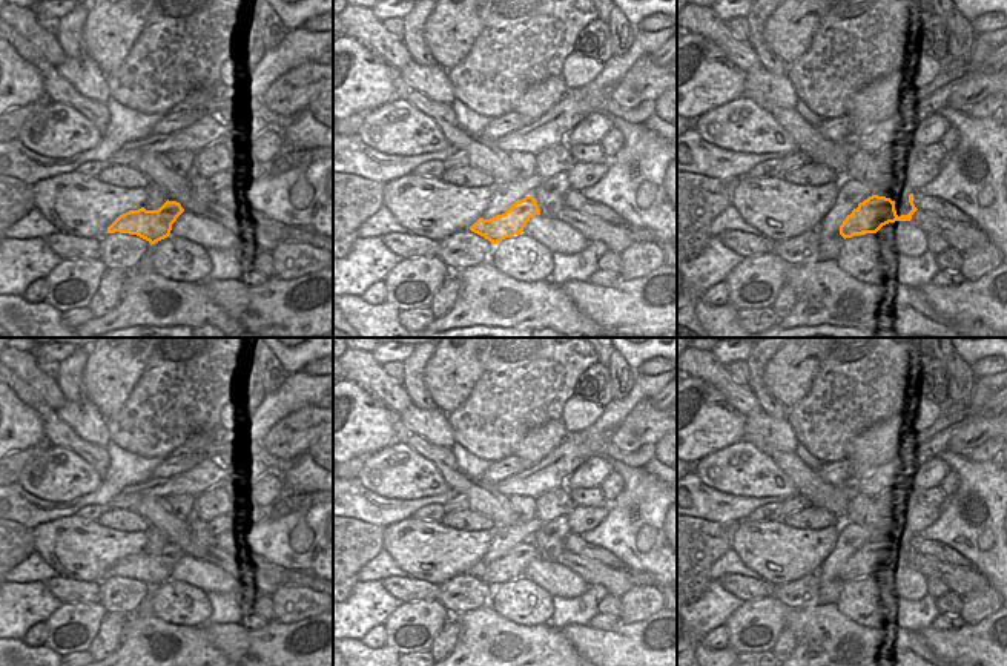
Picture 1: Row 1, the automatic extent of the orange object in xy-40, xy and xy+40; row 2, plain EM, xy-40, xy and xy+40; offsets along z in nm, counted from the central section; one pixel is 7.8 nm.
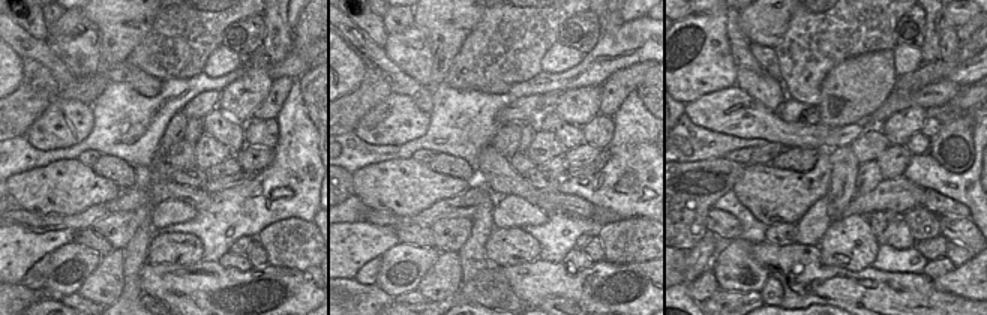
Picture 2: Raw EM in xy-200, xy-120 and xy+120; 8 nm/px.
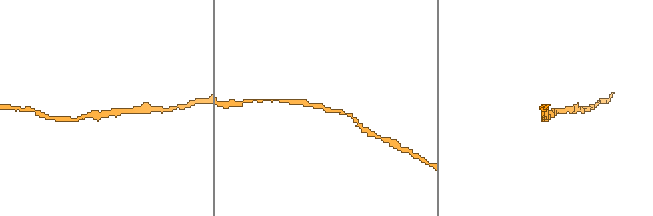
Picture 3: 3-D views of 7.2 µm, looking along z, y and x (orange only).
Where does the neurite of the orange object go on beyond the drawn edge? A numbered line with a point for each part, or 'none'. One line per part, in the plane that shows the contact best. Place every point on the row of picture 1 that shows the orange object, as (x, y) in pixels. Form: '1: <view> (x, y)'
none

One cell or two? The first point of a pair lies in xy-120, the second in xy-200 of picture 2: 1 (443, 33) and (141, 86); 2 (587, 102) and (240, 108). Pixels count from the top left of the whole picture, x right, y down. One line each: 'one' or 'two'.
1: two
2: one

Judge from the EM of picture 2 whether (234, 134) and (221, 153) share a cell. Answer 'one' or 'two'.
two

